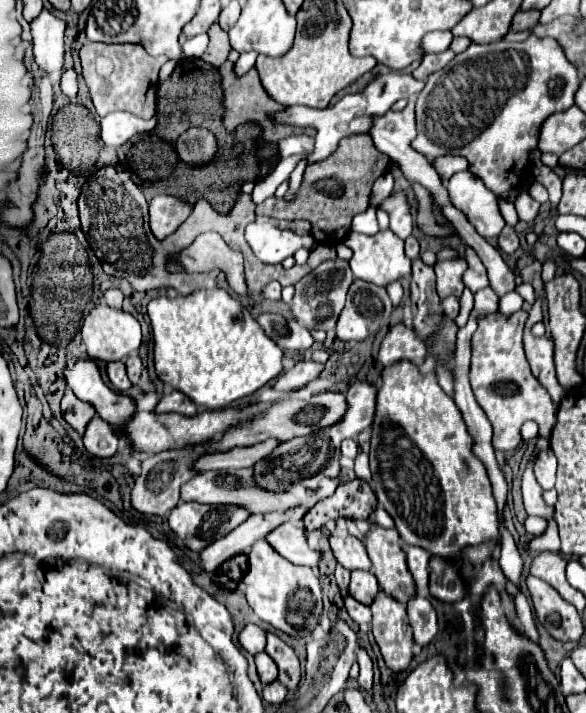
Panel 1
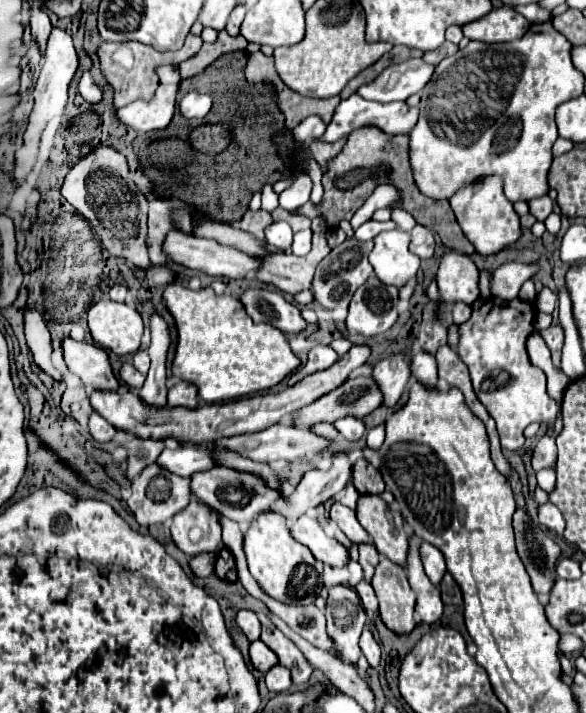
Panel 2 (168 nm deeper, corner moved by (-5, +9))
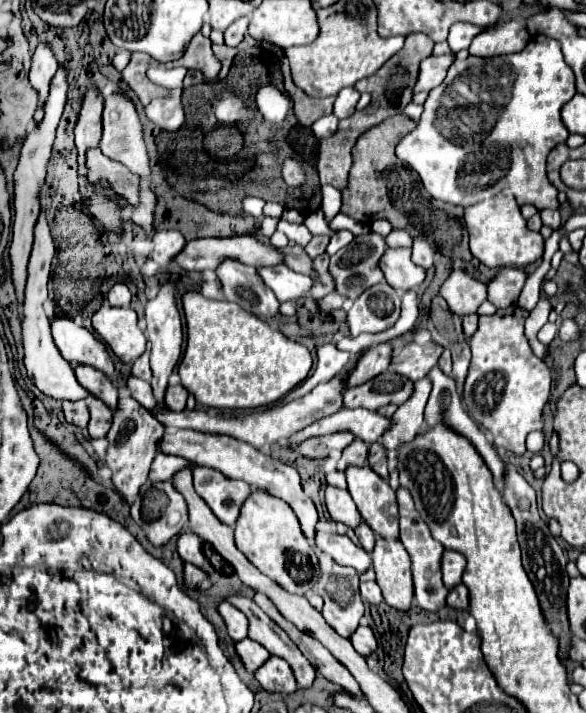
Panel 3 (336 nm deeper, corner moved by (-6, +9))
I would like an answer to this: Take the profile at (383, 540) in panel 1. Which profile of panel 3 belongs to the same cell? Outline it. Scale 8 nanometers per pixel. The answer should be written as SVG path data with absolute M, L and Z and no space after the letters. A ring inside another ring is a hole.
M349 465L345 469L347 491L351 493L361 517L377 533L387 537L399 537L399 515L395 491L385 479L381 479L371 467Z

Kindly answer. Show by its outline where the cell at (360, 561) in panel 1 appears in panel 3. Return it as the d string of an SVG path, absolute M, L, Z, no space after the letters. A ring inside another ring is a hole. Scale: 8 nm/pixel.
M327 485L325 503L327 503L329 515L333 517L333 521L341 521L341 523L345 523L351 529L355 529L363 521L347 489L339 489L339 487Z

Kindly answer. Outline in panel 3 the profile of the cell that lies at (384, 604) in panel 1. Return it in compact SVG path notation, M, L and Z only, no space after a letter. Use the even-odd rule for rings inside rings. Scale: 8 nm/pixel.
M375 537L375 549L371 551L377 583L383 591L387 605L407 611L413 603L411 559L399 539Z

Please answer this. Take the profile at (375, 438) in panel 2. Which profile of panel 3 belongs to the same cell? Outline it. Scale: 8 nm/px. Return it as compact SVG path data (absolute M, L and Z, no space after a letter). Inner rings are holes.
M425 377L423 381L415 383L415 395L403 403L393 419L395 419L395 427L383 435L383 445L387 451L397 451L401 445L411 443L417 435L423 433L426 426L424 421L425 403L427 397L431 393L431 379Z

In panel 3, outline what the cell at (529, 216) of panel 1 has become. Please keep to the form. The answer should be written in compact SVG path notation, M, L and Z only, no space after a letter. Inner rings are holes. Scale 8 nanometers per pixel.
M553 209L541 211L541 219L543 219L543 225L547 225L547 227L551 227L551 229L559 229L559 227L561 227L559 211L553 211Z

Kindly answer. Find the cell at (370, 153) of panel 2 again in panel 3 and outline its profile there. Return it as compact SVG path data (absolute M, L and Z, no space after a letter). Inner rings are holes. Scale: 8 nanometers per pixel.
M395 115L383 121L379 127L373 127L371 131L367 131L363 137L359 137L355 151L353 151L349 187L347 191L343 191L341 213L365 225L373 223L375 219L387 219L393 225L393 229L407 229L411 237L417 237L417 235L427 235L427 239L439 237L439 235L431 235L431 233L437 233L435 217L425 219L429 197L423 193L419 177L409 167L405 167L395 155L395 145L407 133L411 133L415 125L417 123L409 119L407 115Z

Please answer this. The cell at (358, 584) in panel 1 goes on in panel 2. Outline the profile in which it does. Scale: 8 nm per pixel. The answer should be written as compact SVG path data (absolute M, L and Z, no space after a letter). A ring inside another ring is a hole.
M360 545L360 565L364 569L364 581L366 583L372 581L372 575L374 575L378 561L380 561L380 555L372 545Z

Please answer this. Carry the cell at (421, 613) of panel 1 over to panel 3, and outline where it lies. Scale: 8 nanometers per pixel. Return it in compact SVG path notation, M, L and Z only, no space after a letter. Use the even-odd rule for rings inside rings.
M399 487L397 491L397 501L399 501L399 539L403 541L411 561L413 561L413 585L415 585L415 601L421 609L425 611L439 611L445 607L445 597L447 597L447 587L441 581L441 557L445 553L445 547L433 539L431 529L427 523L421 519L417 513L411 493L405 487Z

